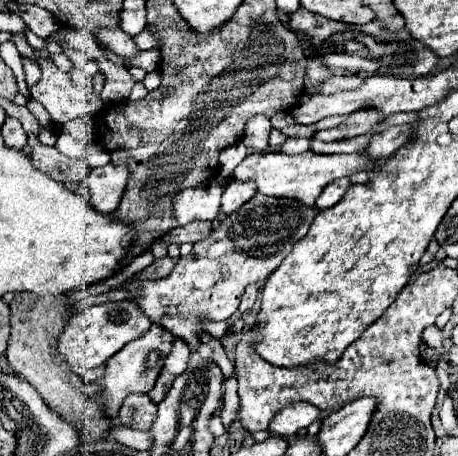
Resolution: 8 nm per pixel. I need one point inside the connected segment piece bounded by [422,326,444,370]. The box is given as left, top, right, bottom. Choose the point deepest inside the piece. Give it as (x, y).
(433, 336)

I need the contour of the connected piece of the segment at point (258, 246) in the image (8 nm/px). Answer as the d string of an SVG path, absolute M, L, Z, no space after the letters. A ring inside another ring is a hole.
M256 194L240 210L226 216L208 238L196 242L192 254L180 258L166 278L132 280L124 288L150 322L158 318L160 326L184 340L190 352L198 352L202 344L198 334L204 332L204 324L228 320L238 310L244 288L250 282L266 280L280 266L292 246L308 232L316 212L298 200Z

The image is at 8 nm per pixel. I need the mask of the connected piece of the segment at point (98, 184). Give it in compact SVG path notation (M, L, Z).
M106 164L102 168L90 170L86 184L90 188L90 202L100 214L110 214L116 210L120 196L126 188L128 170L124 166Z

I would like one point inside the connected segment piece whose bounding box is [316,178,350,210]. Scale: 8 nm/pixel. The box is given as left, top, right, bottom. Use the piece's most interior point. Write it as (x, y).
(335, 190)

